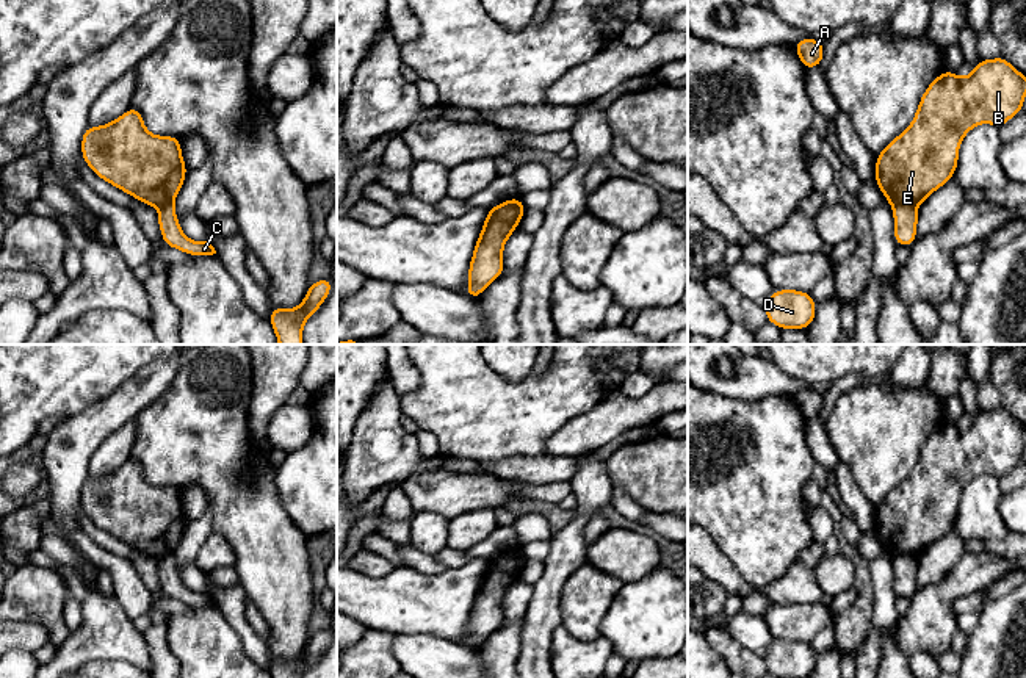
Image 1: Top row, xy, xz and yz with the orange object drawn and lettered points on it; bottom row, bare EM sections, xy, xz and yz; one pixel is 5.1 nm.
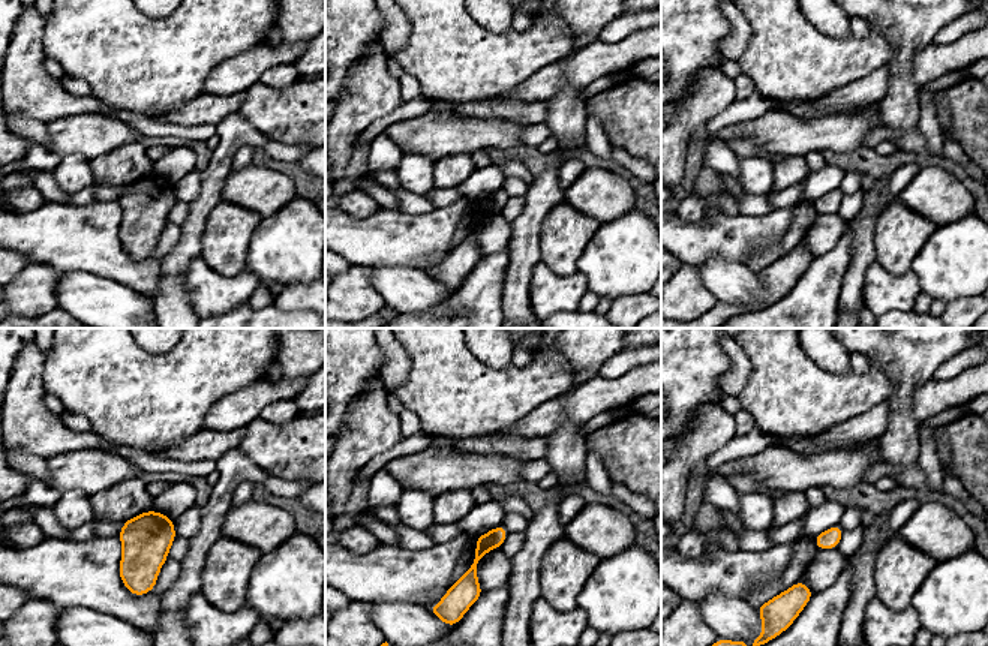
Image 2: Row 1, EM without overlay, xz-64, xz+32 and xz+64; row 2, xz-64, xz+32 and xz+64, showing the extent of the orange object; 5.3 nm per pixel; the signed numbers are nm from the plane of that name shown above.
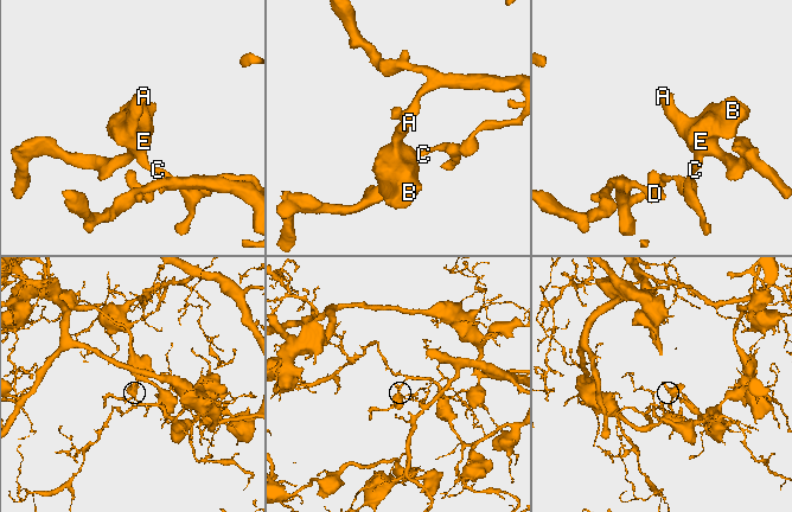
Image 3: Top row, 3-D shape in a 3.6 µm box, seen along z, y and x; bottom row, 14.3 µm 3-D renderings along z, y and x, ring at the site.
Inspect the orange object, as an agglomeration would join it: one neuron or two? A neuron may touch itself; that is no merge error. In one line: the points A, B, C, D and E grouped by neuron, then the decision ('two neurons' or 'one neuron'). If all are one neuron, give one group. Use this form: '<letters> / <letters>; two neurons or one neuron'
A B E / C D; two neurons

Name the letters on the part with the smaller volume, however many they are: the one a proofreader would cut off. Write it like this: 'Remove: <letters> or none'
Remove: A, B, E

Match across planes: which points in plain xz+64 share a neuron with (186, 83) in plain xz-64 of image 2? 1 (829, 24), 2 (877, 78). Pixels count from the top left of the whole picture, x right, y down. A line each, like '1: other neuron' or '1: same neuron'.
1: other neuron
2: other neuron

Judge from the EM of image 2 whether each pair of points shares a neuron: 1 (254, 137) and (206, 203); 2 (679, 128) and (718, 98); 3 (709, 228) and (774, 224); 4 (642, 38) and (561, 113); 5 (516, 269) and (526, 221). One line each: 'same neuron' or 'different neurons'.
1: same neuron
2: same neuron
3: same neuron
4: different neurons
5: same neuron

